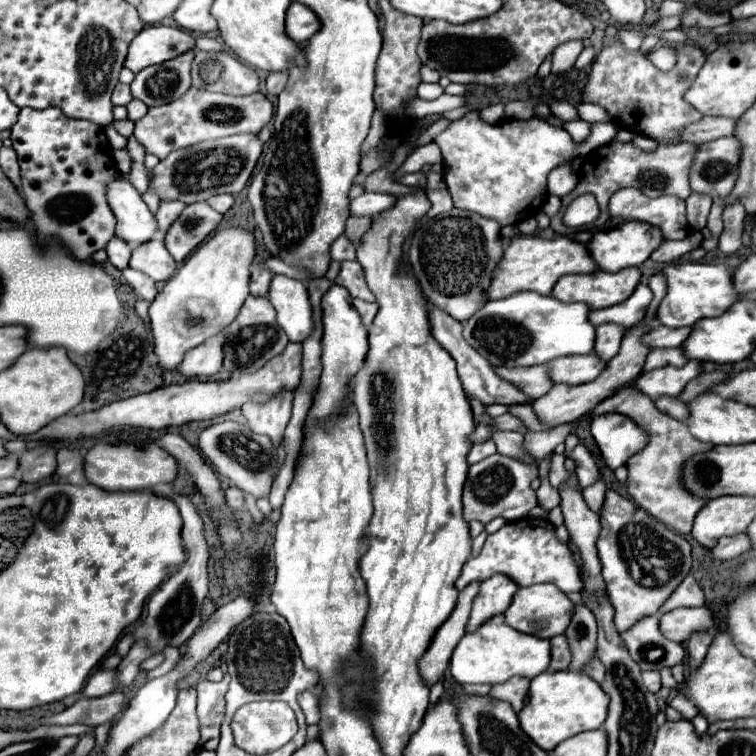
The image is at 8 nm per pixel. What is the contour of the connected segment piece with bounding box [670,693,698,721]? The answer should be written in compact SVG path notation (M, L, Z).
M680 693L680 695L676 695L676 697L674 697L674 701L672 701L670 705L672 705L672 707L674 707L674 709L684 717L684 719L688 719L688 721L690 721L692 717L696 717L696 715L698 715L698 711L694 709L694 705L690 705L682 693Z

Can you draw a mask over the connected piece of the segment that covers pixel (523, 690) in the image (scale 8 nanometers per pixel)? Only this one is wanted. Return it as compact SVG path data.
M514 677L506 683L500 683L500 685L494 685L488 693L488 697L492 697L494 701L506 701L512 705L512 709L516 713L522 711L524 707L524 699L528 695L528 687L530 687L530 681L528 679L522 679L522 677Z

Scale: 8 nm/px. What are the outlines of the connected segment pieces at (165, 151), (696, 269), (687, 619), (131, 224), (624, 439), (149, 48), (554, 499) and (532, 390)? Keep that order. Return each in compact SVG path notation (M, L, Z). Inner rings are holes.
M190 89L180 99L148 109L146 117L136 121L134 137L146 149L146 153L156 155L158 159L166 159L172 151L196 145L206 139L228 137L236 133L260 133L260 129L272 119L272 103L262 95L246 95L246 97L230 97L224 93L212 93L204 89Z
M672 261L664 269L668 279L668 293L658 307L658 321L666 327L690 327L700 319L722 315L742 295L734 289L732 269L724 263L696 263L696 261Z
M680 607L660 617L660 631L676 643L684 643L694 631L708 631L712 627L712 613L706 607Z
M126 175L114 177L108 183L108 205L116 217L116 235L132 245L140 245L156 235L156 219L142 201L142 195L134 189Z
M604 413L594 417L590 431L610 469L626 465L626 461L650 441L648 433L636 421L620 413Z
M146 25L130 43L126 67L134 73L170 61L190 49L194 49L194 35L166 25Z
M548 457L540 461L540 471L542 471L542 477L540 477L542 485L540 485L540 489L536 491L538 507L542 507L544 511L550 511L550 509L554 509L554 507L560 505L560 495L556 493L556 489L552 489L552 487L548 485Z
M534 365L530 369L502 369L502 367L496 367L496 373L500 377L504 377L506 381L522 387L534 399L546 395L554 385L546 365Z

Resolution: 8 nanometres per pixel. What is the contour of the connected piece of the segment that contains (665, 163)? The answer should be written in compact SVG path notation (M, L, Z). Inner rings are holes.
M616 139L610 141L608 145L602 145L602 147L594 149L594 153L584 157L584 163L580 167L580 181L568 195L562 197L562 207L552 217L550 227L560 235L574 235L582 229L588 229L588 225L584 225L584 227L566 227L562 223L564 209L570 205L572 199L576 199L582 193L592 193L600 203L600 217L592 223L594 227L602 227L606 221L610 221L608 201L610 201L612 193L616 193L618 189L624 189L624 187L640 189L648 197L676 195L680 199L688 199L692 189L690 189L690 183L688 183L688 177L686 177L686 169L690 169L694 149L696 149L696 145L680 143L680 145L658 145L656 151L642 151L642 149L636 149L636 145L632 145L632 143L620 143Z

